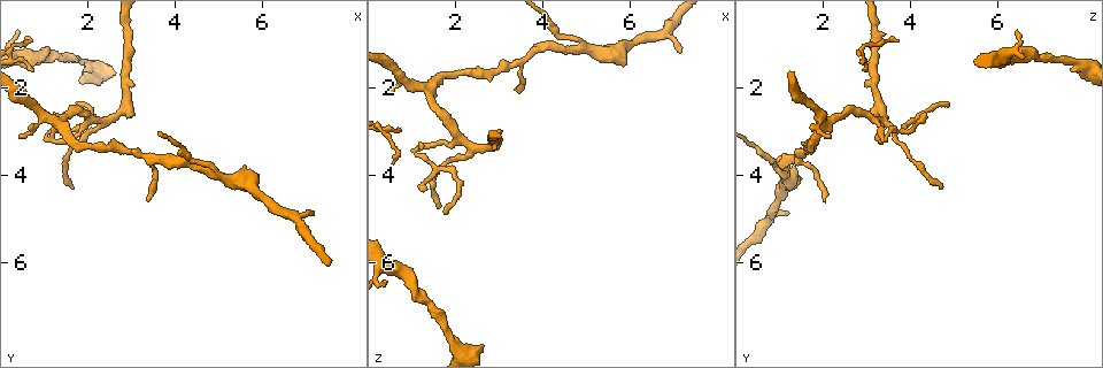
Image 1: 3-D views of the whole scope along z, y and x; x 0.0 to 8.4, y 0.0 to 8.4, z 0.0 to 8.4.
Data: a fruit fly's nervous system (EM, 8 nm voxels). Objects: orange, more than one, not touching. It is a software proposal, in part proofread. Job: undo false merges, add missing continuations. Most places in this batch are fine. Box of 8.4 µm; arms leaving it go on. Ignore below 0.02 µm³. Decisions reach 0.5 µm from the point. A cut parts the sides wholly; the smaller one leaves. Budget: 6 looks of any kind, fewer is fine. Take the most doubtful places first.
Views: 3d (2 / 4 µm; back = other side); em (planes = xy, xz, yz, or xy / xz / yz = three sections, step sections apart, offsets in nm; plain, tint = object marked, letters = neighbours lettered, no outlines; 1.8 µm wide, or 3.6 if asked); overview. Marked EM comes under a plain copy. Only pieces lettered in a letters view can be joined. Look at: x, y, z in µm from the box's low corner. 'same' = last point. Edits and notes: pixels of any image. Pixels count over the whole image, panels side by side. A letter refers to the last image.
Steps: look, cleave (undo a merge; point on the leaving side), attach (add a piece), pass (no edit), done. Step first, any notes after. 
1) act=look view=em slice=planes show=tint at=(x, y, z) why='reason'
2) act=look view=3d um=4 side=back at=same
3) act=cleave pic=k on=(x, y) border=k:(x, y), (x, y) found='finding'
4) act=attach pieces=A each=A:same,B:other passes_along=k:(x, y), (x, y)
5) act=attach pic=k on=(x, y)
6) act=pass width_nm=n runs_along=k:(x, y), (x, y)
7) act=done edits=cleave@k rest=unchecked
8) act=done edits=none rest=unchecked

act=look view=em slice=xz step=4 show=tint at=(4.25, 3.65, 1.15) why='branch point'

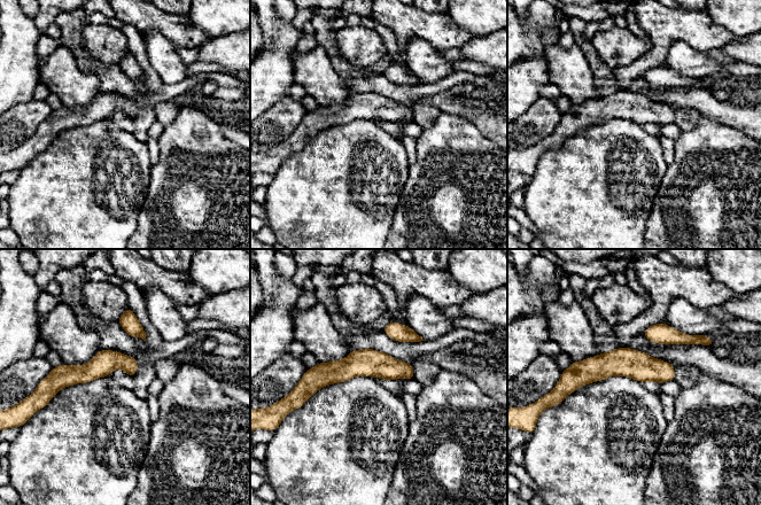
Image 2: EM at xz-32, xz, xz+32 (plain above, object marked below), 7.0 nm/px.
act=look view=em slice=xy step=4 show=letters at=same

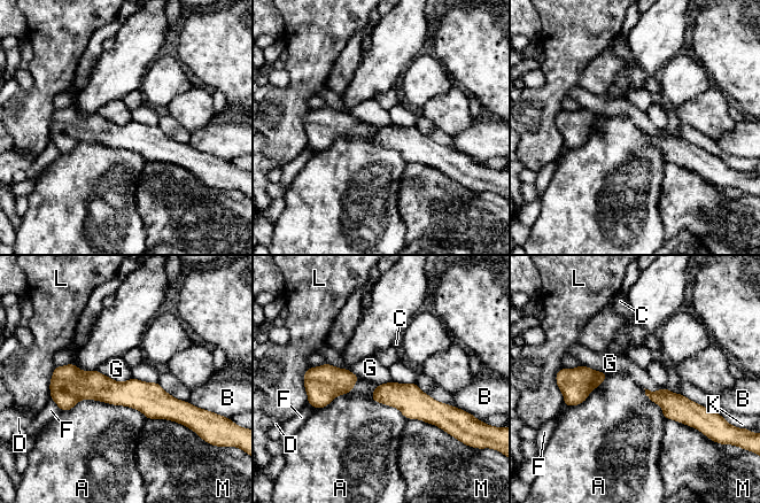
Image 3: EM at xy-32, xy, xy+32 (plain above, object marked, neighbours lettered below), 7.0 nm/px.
act=pass each=A:other,B:other,C:other,D:other,F:other,G:other,K:other,L:other,M:other border=3:(97, 369), (118, 381), (132, 378) found='all the same neuron'

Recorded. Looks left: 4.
act=look view=3d um=2 at=(7.10, 4.85, 1.20) why='branch stops here'

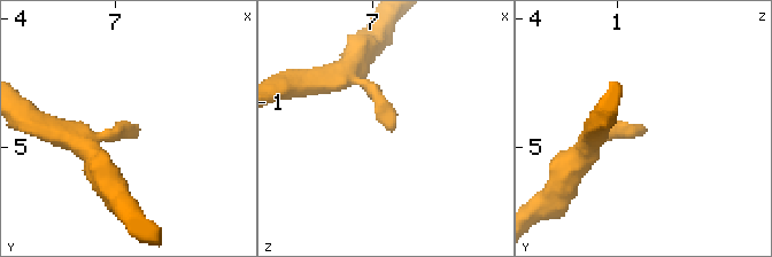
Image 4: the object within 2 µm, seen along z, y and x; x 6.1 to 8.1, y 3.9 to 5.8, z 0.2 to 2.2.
act=look view=em slice=planes show=tint at=(7.12, 4.86, 1.22)

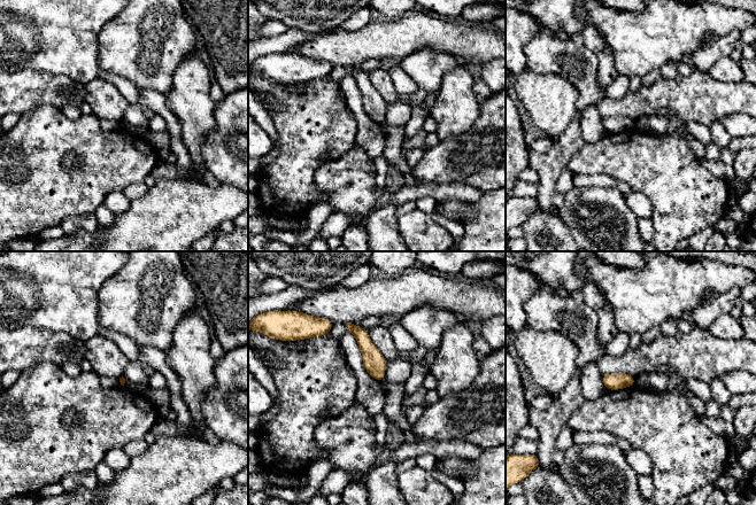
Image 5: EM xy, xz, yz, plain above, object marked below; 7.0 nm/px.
act=look view=em slice=planes show=letters at=same

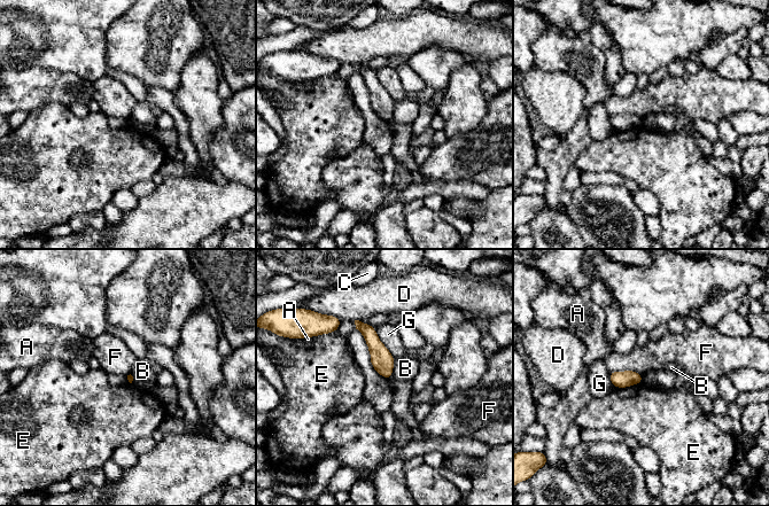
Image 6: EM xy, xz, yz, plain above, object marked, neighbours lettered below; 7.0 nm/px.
act=pass each=A:other,B:other,C:other,D:other,E:other,F:other,G:other found='none of them fits'

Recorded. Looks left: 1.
act=look view=em slice=planes show=letters at=(1.95, 1.40, 7.75) why='a narrow waist'

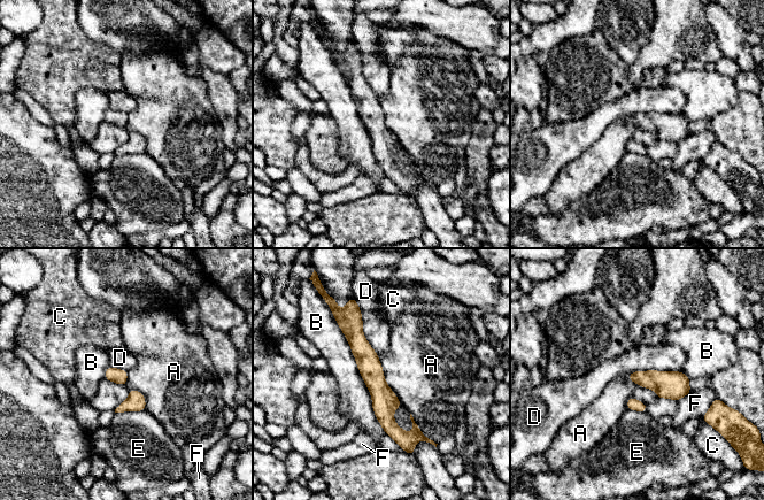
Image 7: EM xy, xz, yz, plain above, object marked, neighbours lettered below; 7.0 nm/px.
act=pass longest_contact=B:480nm each=A:other,B:other,C:other,D:other,E:other,F:other border=7:(378, 356), (386, 384), (403, 405) found='continuous, no second neuron'

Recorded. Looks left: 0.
act=done edits=none rest=unchecked

